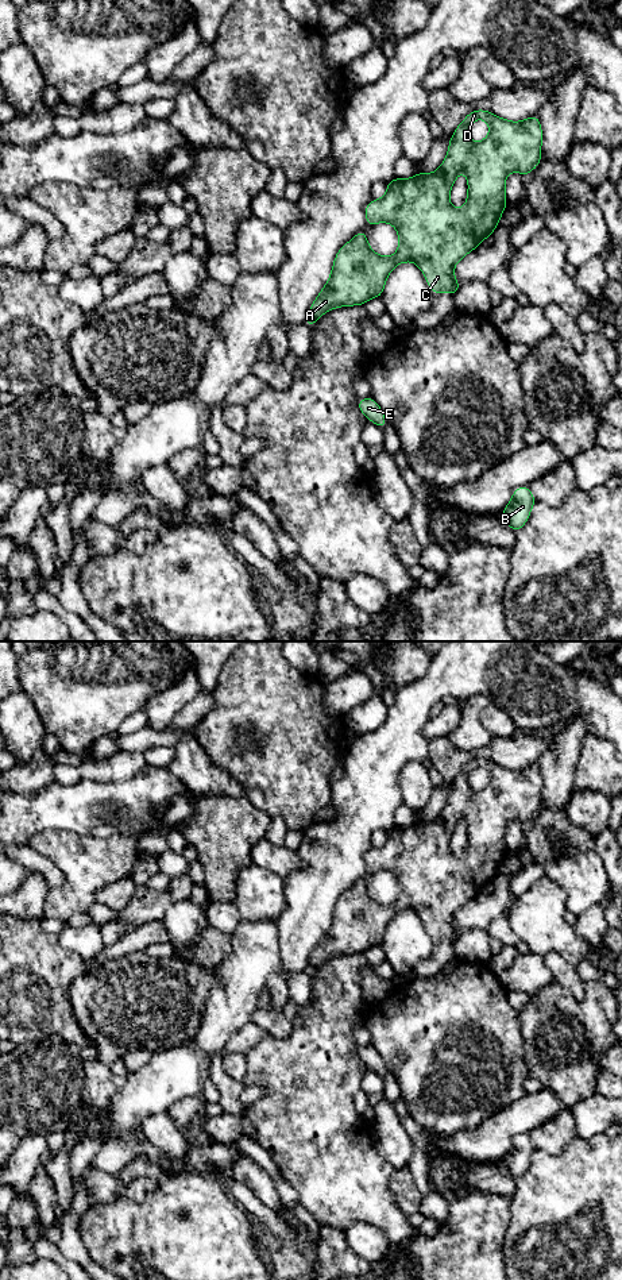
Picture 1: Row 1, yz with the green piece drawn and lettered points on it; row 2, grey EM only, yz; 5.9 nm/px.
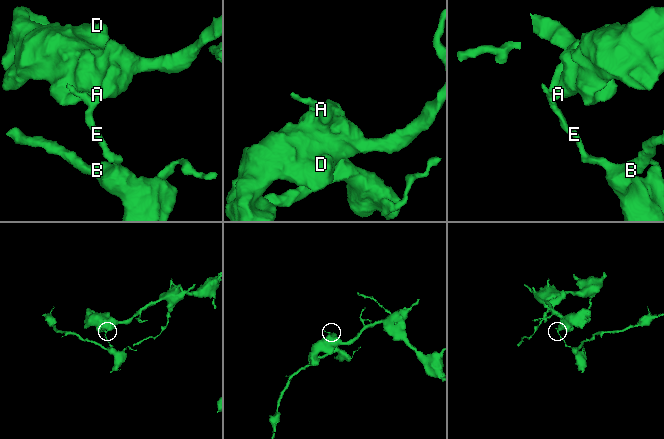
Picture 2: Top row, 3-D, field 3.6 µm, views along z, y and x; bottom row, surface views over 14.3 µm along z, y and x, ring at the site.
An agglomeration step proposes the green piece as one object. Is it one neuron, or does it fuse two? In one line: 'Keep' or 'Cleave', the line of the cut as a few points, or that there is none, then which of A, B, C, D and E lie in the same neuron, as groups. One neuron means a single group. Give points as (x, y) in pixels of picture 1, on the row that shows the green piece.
Cleave. Split along yz (309, 315), (315, 319). Groups: A C D / B E

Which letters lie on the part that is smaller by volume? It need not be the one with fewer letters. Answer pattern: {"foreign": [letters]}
{"foreign": ["B", "E"]}

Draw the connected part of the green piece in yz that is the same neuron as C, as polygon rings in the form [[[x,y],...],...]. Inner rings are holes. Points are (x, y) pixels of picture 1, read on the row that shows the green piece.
[[[472,109],[452,134],[448,154],[441,166],[432,174],[418,171],[409,180],[393,178],[380,200],[370,200],[364,212],[368,227],[380,221],[395,227],[399,247],[393,257],[374,252],[367,242],[366,231],[358,232],[335,257],[331,277],[309,309],[309,316],[318,319],[325,312],[351,305],[364,305],[368,300],[382,297],[390,271],[402,262],[414,262],[426,277],[434,294],[441,292],[456,294],[461,288],[455,279],[453,267],[470,251],[476,248],[499,224],[507,200],[506,177],[519,171],[526,177],[541,162],[542,130],[538,115],[522,122],[509,122],[486,109]],[[483,119],[490,124],[490,134],[479,143],[472,143],[470,126]],[[460,171],[468,178],[467,203],[461,209],[449,204],[451,188]]]

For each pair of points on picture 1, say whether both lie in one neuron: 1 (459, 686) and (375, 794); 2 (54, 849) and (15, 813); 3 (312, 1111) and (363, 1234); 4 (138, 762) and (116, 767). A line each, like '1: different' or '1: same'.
1: same
2: different
3: different
4: same

